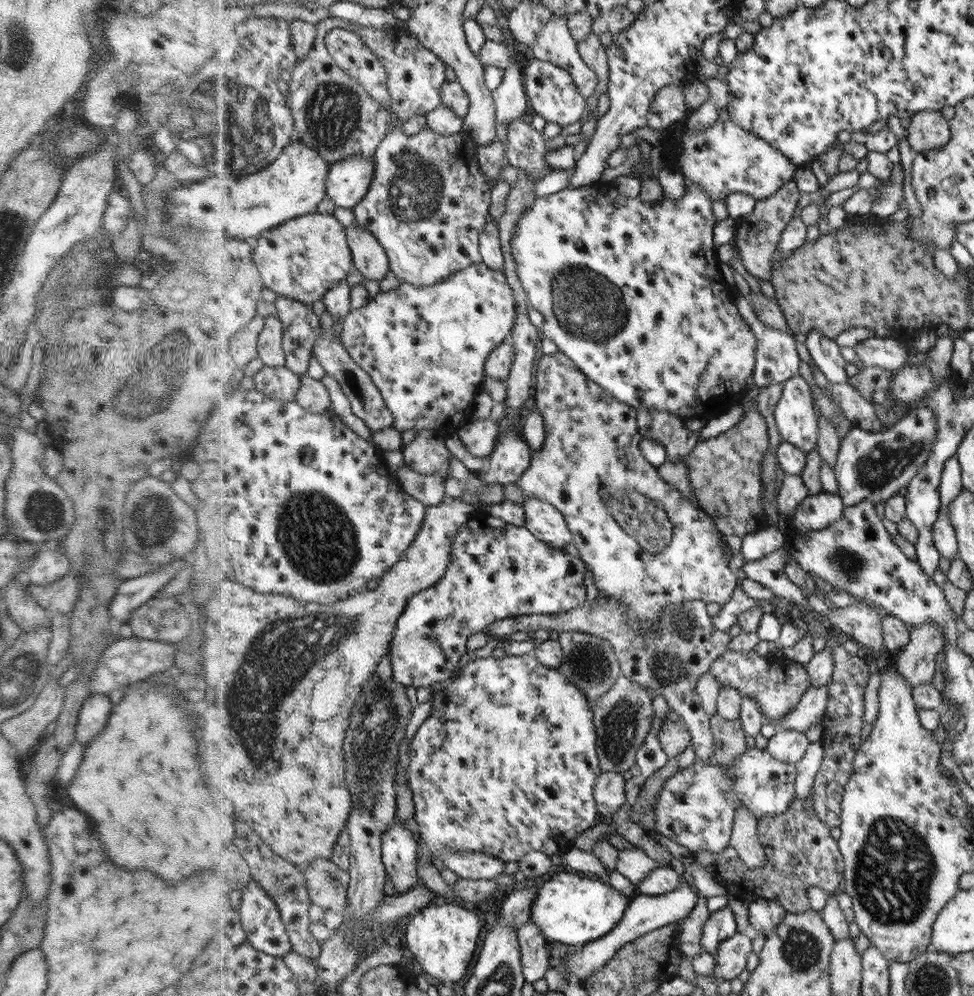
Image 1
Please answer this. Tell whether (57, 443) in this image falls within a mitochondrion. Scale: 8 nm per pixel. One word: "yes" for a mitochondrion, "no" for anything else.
no

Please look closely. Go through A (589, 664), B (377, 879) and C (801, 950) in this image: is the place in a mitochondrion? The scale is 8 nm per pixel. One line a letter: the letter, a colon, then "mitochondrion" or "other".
A: mitochondrion
B: other
C: mitochondrion

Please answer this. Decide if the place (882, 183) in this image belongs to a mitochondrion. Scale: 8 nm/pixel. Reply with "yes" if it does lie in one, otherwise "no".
no

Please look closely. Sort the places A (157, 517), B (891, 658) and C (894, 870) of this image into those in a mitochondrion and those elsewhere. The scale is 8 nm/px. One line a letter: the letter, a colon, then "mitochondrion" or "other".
A: mitochondrion
B: other
C: mitochondrion

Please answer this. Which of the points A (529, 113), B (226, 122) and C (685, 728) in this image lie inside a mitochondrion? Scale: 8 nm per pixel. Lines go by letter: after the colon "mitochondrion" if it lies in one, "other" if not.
A: other
B: mitochondrion
C: other

